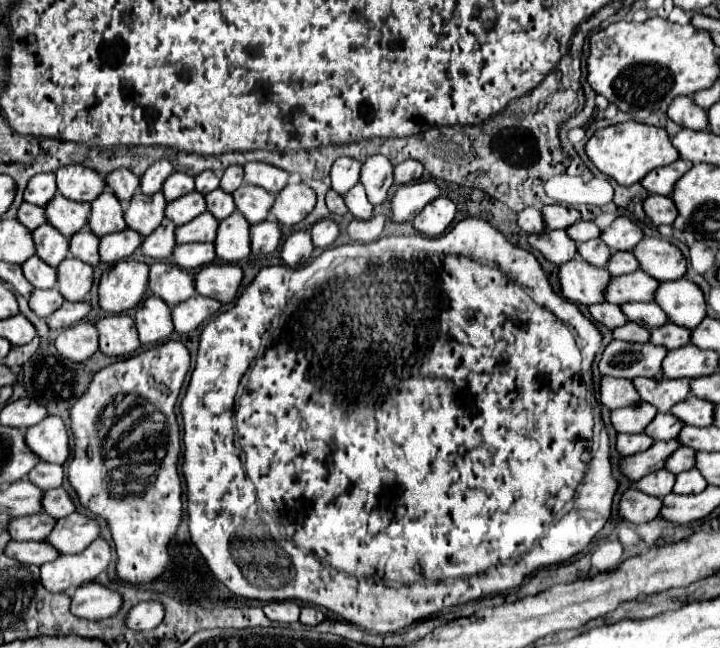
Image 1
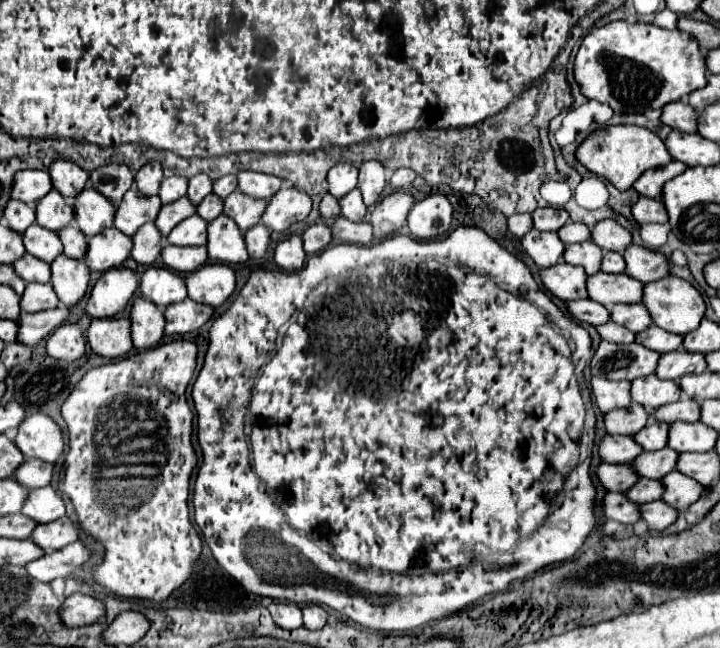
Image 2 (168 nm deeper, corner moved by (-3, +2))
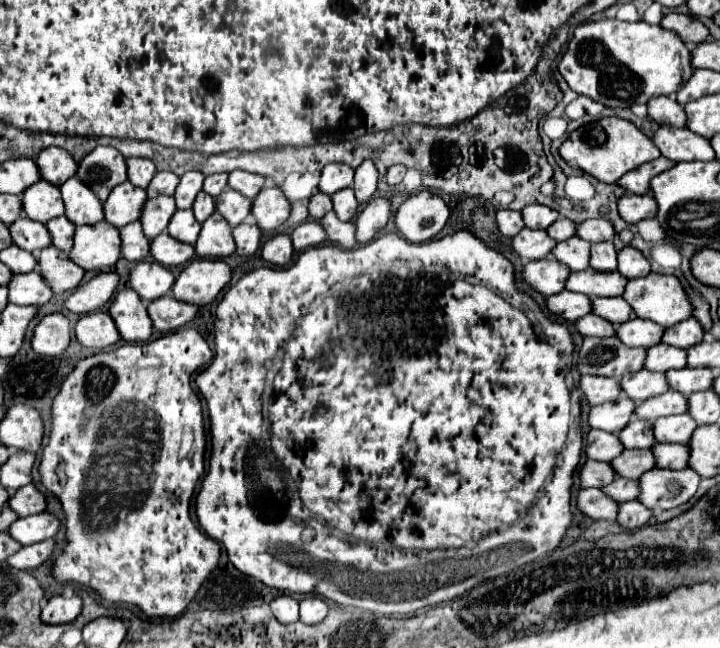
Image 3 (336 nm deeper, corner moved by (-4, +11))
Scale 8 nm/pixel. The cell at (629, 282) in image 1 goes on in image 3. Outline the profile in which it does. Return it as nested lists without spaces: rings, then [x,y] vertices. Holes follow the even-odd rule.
[[[586,268],[580,272],[570,272],[566,280],[566,290],[580,292],[590,298],[596,296],[622,296],[626,278],[618,272],[596,272],[594,268]]]

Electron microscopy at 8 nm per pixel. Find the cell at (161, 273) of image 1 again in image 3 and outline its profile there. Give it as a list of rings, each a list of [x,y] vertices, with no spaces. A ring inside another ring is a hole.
[[[154,260],[138,262],[130,270],[130,286],[144,302],[152,302],[170,292],[174,284],[174,274]]]

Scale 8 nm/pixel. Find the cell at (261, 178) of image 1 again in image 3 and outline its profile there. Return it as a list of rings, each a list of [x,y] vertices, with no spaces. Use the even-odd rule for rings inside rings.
[[[234,170],[228,174],[228,186],[240,194],[244,194],[246,198],[254,200],[254,196],[262,190],[262,186],[266,184],[264,176],[258,174],[250,174],[244,170]]]

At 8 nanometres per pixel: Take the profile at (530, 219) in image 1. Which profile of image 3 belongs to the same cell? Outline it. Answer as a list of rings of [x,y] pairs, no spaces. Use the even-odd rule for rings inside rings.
[[[498,210],[496,212],[496,224],[500,234],[514,238],[522,228],[524,228],[524,220],[522,214],[516,210]]]

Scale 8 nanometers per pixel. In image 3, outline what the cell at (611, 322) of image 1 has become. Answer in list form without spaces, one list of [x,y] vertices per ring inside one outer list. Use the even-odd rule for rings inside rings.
[[[560,292],[554,296],[546,298],[546,310],[552,316],[560,316],[566,322],[576,322],[578,318],[586,316],[592,308],[590,308],[590,298],[576,294],[576,292]]]

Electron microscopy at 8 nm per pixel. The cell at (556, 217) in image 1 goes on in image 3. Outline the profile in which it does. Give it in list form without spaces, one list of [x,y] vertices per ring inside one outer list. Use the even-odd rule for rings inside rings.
[[[530,204],[530,206],[524,206],[524,208],[522,208],[522,218],[524,218],[526,228],[546,230],[552,222],[556,222],[558,212],[552,210],[552,208],[548,208],[548,206]]]

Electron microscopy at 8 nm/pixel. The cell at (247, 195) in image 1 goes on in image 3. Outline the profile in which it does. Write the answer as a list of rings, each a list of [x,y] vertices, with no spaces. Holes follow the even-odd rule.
[[[228,188],[226,194],[222,192],[216,198],[216,212],[220,212],[230,226],[242,224],[242,220],[250,214],[250,208],[250,200],[244,198],[240,192],[234,192],[232,188]]]

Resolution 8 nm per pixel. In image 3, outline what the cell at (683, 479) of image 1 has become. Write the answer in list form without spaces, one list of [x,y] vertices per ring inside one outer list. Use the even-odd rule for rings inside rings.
[[[652,468],[638,478],[640,484],[638,500],[650,510],[654,508],[670,510],[686,504],[696,494],[698,482],[700,476],[696,476],[692,468],[682,468],[682,470]]]

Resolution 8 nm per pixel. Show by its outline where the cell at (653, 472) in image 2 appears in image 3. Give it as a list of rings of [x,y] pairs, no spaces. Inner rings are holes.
[[[624,450],[620,456],[610,460],[610,466],[616,476],[636,480],[646,470],[654,468],[654,456],[650,450]]]

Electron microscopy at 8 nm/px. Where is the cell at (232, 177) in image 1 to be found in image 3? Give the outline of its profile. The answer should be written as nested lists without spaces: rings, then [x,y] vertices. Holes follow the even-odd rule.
[[[212,174],[212,176],[206,176],[206,180],[204,180],[204,192],[206,194],[212,194],[214,198],[226,188],[226,180],[228,180],[228,176],[226,174]]]

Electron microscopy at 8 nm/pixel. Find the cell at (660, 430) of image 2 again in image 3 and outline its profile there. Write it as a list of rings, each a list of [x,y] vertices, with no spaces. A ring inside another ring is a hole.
[[[632,418],[632,424],[626,424],[618,432],[618,440],[624,444],[624,448],[652,448],[656,442],[652,436],[652,426],[638,418]]]

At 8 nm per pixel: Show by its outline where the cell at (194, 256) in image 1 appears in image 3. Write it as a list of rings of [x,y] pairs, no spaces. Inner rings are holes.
[[[162,232],[150,242],[150,254],[162,266],[176,268],[188,264],[194,258],[194,248],[190,244],[180,244],[168,232]]]

